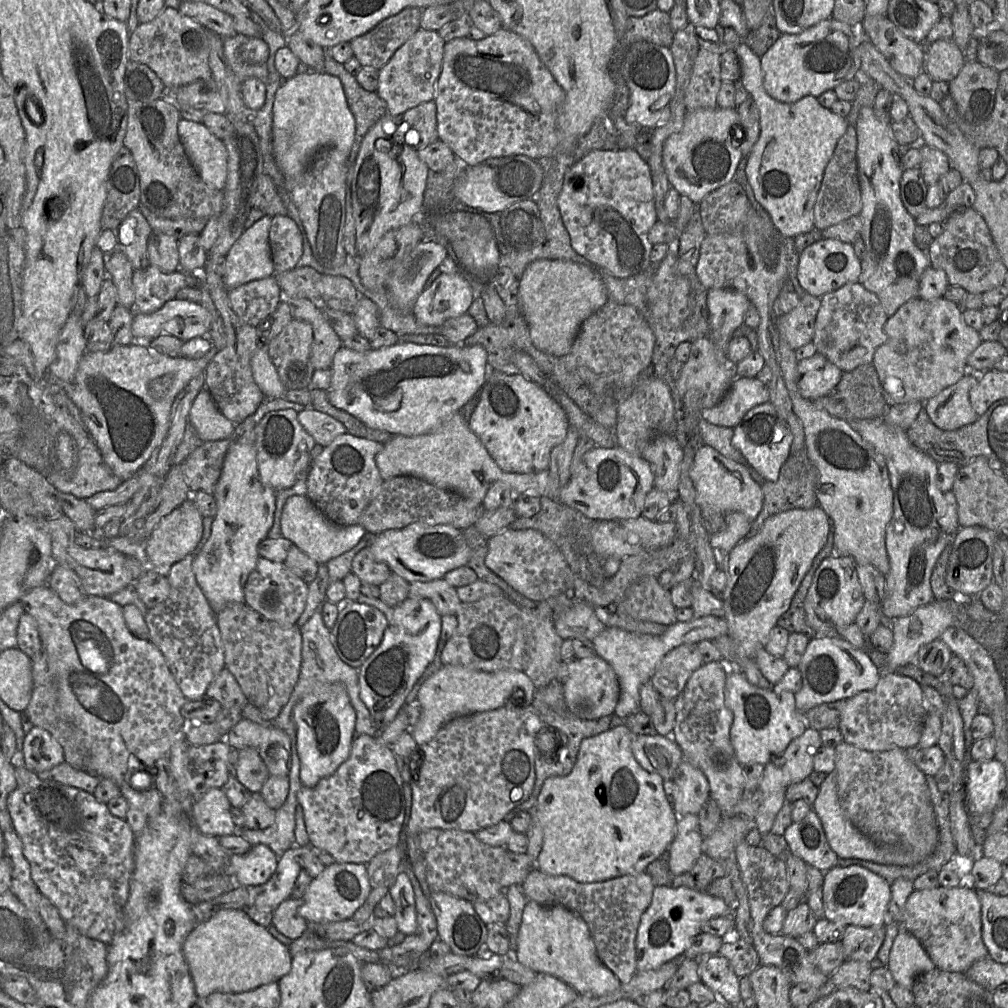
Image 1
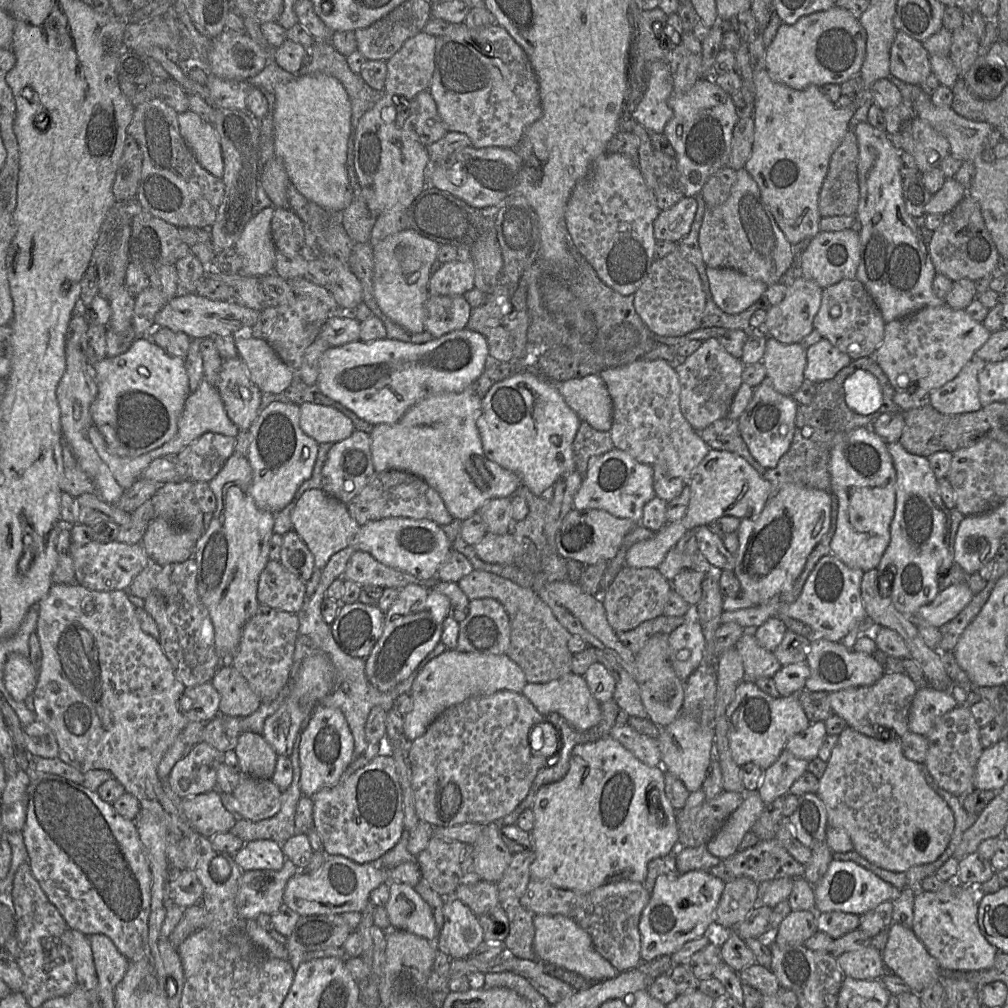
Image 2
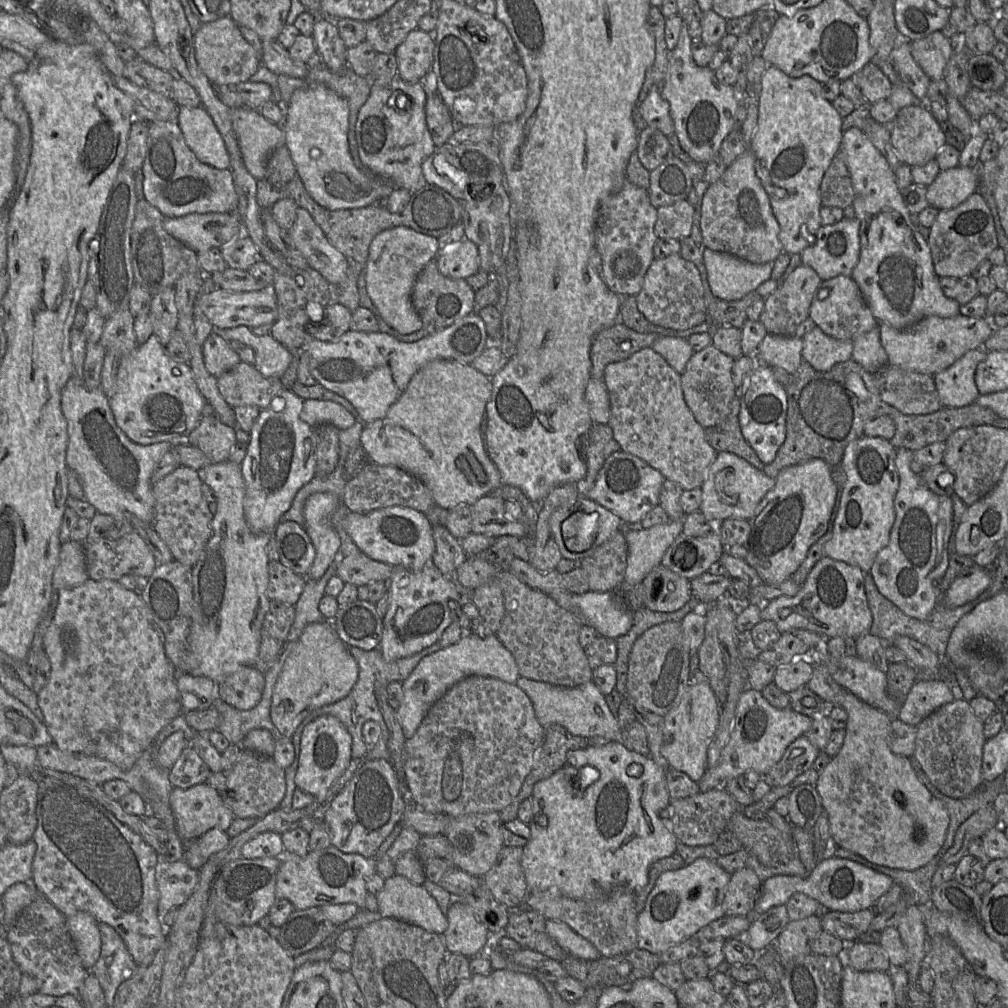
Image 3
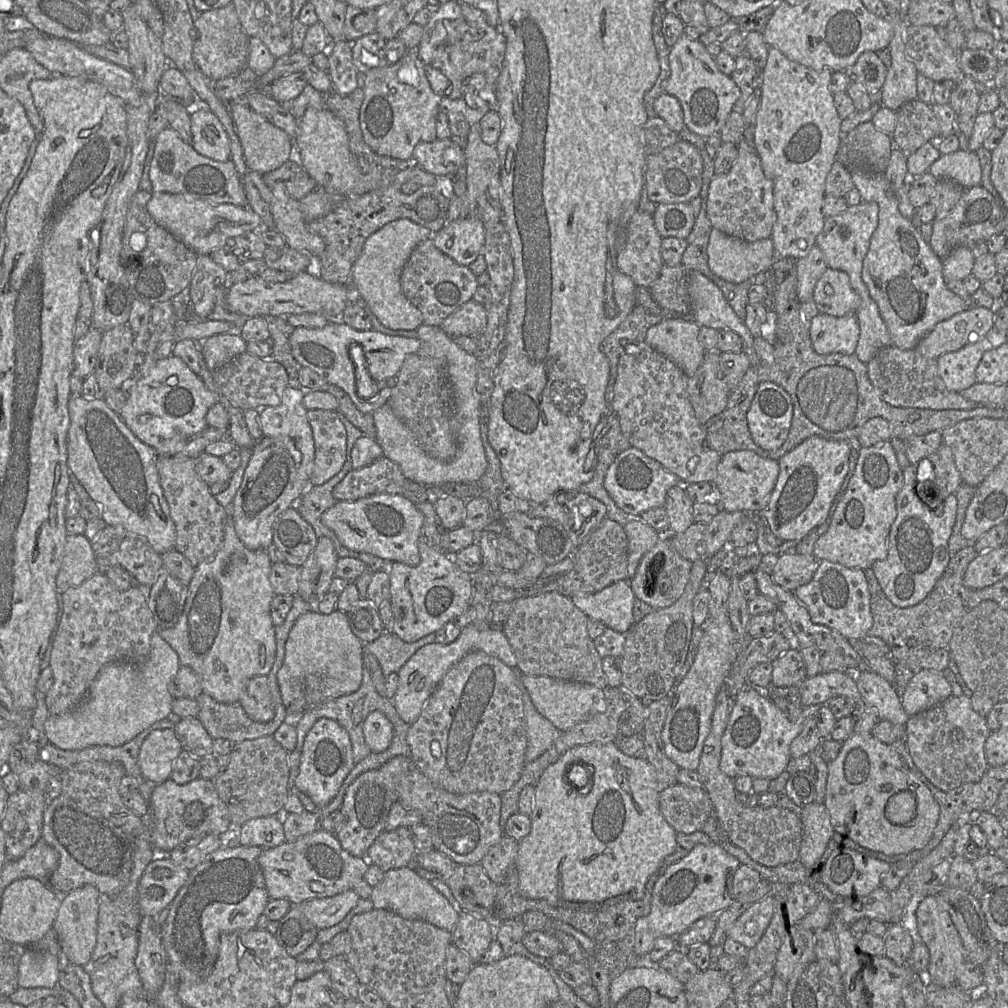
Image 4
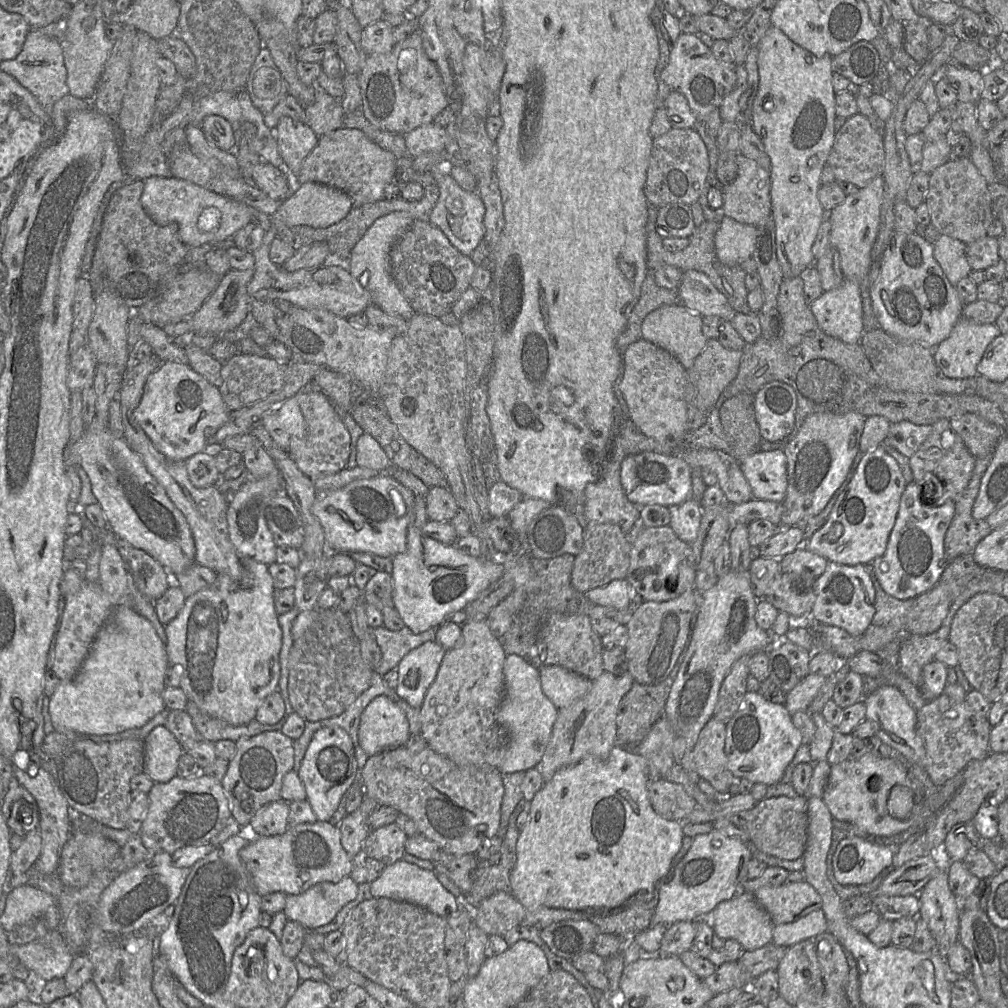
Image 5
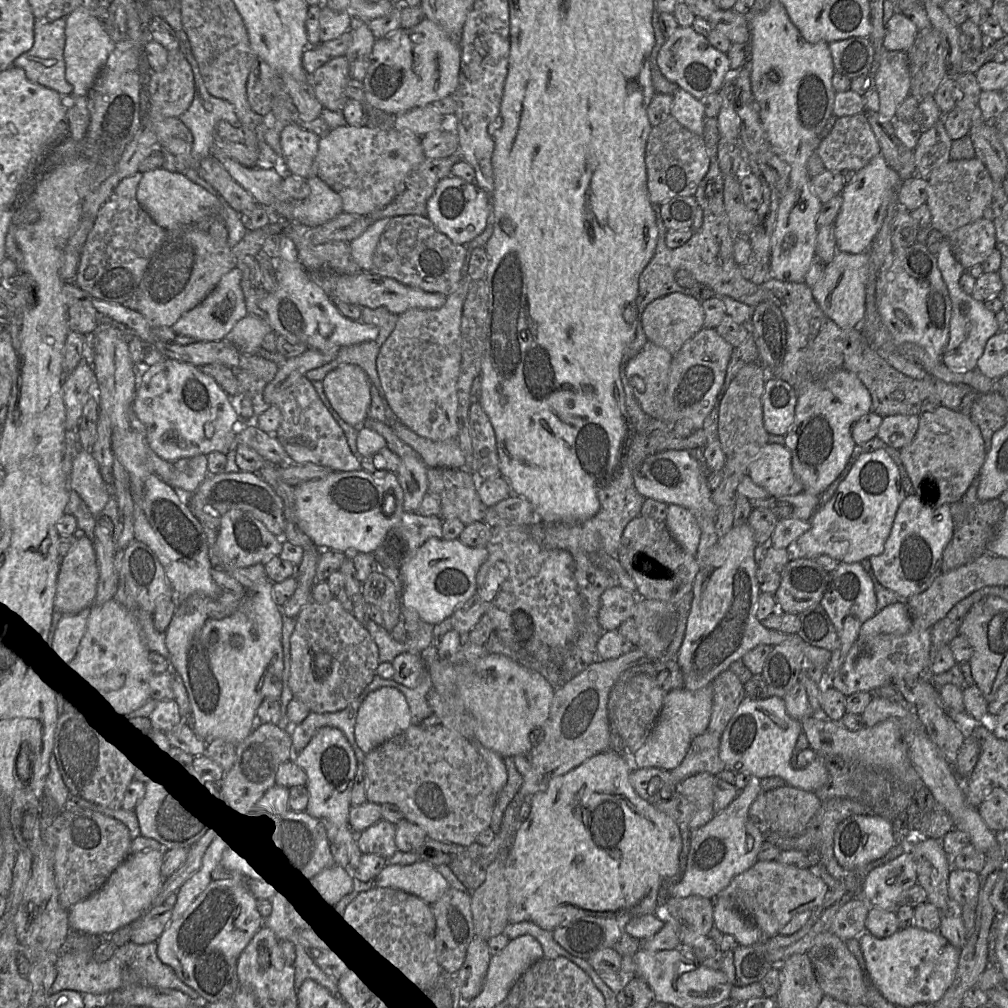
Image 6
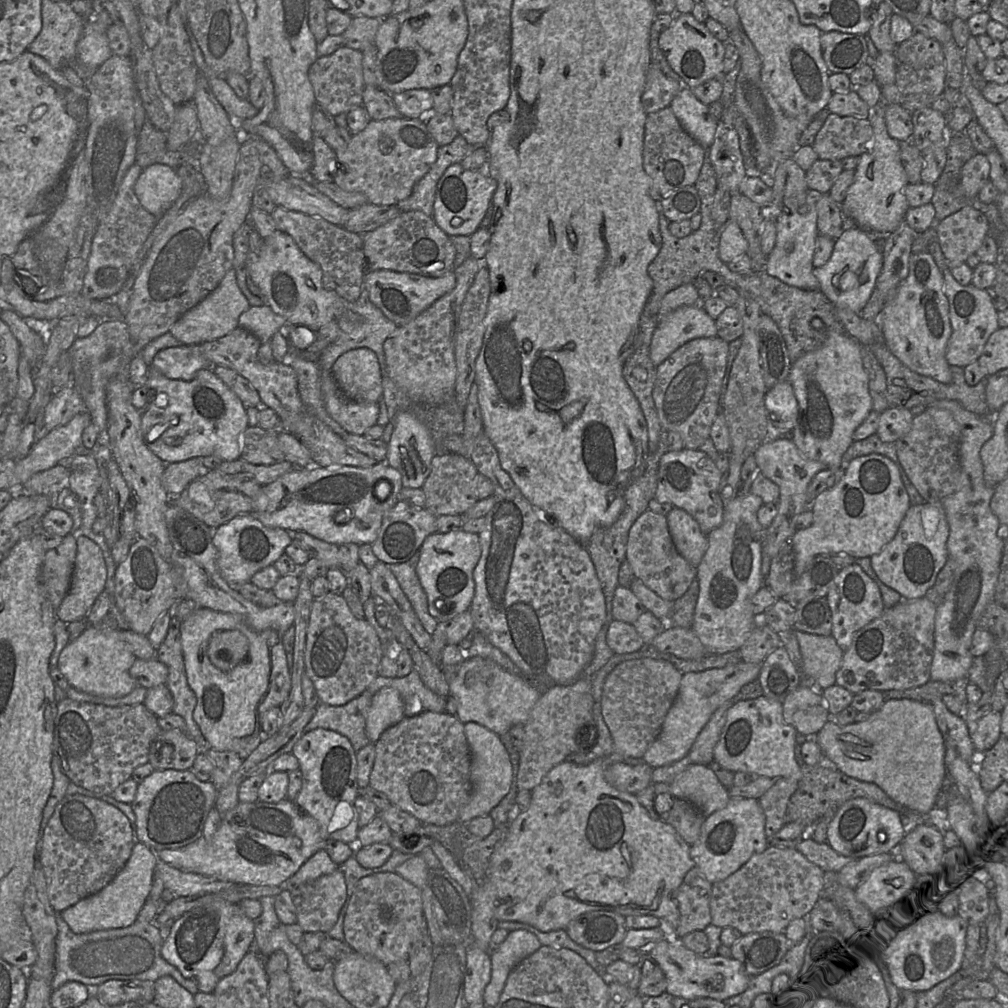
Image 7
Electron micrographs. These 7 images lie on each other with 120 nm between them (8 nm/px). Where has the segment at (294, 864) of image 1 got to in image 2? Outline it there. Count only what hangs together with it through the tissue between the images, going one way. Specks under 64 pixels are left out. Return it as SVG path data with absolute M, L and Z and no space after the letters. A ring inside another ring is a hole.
M285 857L280 870L242 871L238 881L236 907L241 917L255 919L260 914L274 914L283 903L288 880L298 872L292 861Z

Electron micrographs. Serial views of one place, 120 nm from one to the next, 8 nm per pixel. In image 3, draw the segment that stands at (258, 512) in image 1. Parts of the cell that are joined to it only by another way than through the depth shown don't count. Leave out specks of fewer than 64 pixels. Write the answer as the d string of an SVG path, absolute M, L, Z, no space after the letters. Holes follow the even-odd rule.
M229 460L209 463L198 470L203 484L215 493L217 510L212 520L212 535L201 556L192 567L193 610L188 643L195 658L195 669L190 675L204 676L217 682L241 666L253 666L257 659L264 617L269 609L267 596L269 558L267 545L273 534L254 533L244 515L245 484L240 465Z

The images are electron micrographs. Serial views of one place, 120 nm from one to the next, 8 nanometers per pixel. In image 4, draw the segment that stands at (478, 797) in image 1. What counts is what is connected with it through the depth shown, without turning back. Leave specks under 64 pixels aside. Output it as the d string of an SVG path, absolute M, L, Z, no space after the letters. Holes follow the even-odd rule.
M478 650L469 652L444 675L439 685L427 700L420 716L408 730L407 743L409 745L409 757L414 767L422 772L434 785L453 794L463 795L474 792L490 792L501 795L509 790L520 778L526 764L525 750L527 746L527 733L523 691L524 689L521 686L516 669L510 668L501 660L484 652Z

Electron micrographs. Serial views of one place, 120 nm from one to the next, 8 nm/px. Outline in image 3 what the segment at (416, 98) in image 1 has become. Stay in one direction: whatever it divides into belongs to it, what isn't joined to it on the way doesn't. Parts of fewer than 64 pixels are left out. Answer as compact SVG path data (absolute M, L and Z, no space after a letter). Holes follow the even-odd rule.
M418 28L409 32L394 51L397 59L397 75L408 82L422 81L431 70L433 49L433 33Z

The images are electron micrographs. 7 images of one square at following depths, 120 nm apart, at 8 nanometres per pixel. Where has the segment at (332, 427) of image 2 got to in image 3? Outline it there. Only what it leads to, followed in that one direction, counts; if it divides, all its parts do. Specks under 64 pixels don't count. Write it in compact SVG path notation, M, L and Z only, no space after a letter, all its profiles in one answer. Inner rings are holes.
M304 400L301 418L311 427L330 423L339 430L351 427L356 419L342 405L330 400Z

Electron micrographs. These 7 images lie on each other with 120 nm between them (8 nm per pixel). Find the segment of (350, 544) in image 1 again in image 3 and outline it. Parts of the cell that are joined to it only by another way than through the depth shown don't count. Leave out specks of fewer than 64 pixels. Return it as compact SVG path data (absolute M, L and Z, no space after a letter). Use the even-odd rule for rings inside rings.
M322 492L310 495L304 505L305 529L314 546L315 557L306 575L307 580L321 578L332 562L340 556L340 539L332 525L332 515L340 504L340 499L333 493Z

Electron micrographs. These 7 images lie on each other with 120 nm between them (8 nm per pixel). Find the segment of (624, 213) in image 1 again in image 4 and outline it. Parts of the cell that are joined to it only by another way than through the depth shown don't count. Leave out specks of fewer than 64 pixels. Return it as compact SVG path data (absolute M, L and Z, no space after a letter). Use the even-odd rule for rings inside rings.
M637 210L624 227L617 254L618 269L629 276L637 287L649 288L659 277L664 261L661 256L662 237L658 233L654 218L641 210Z

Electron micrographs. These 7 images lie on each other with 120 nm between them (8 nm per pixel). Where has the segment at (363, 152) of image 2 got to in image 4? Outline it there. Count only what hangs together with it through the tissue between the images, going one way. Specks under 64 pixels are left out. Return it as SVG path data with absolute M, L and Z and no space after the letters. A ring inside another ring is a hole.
M418 48L408 49L393 65L372 68L363 75L364 100L360 110L360 126L365 142L379 155L412 160L413 151L419 142L437 139L436 117L440 110L440 98L432 90L425 66L419 58Z

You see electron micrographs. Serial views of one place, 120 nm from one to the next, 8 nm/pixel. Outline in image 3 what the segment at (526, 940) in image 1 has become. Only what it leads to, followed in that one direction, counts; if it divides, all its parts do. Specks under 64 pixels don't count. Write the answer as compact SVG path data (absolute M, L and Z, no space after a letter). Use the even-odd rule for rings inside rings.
M547 919L546 931L561 948L574 957L591 961L601 956L590 941L561 920Z

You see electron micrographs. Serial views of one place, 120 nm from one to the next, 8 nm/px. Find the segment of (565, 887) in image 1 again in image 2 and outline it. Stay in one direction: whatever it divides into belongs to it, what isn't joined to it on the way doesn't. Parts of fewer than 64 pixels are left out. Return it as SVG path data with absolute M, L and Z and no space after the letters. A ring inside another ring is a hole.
M530 879L519 900L524 908L535 915L564 915L574 920L590 935L597 952L622 973L636 968L642 961L639 920L650 896L642 883L634 881L609 883L588 893L577 893Z

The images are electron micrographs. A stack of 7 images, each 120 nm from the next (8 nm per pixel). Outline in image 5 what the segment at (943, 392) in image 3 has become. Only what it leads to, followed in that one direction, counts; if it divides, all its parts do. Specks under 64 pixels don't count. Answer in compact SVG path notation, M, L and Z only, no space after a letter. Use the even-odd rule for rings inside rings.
M961 316L950 335L943 340L934 350L934 361L940 373L951 379L970 379L977 373L977 365L987 346L994 338L1001 334L996 324L979 324Z

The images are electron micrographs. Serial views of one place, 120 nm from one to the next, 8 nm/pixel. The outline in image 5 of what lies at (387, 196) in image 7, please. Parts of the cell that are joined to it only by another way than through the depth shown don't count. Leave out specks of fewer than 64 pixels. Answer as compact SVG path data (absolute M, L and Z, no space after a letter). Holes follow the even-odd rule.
M341 127L319 136L319 142L304 160L296 183L317 182L335 187L350 196L354 206L372 203L385 196L396 172L395 155L381 148L356 128Z

